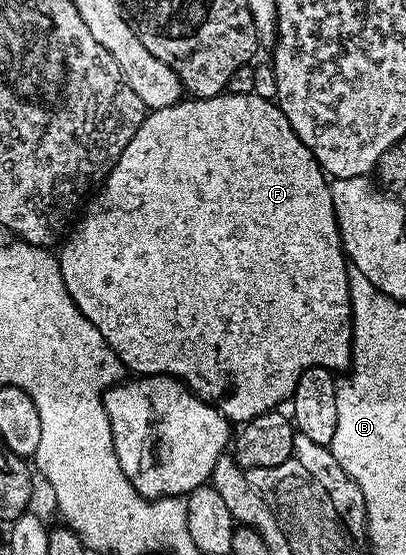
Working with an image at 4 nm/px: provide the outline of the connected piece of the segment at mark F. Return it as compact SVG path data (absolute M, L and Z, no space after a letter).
M221 93L209 99L188 97L169 107L149 110L138 133L134 133L130 145L122 149L122 157L118 157L114 169L95 192L94 198L96 200L92 204L87 204L89 207L84 220L75 224L76 232L74 227L59 248L60 272L78 309L96 326L98 333L102 333L112 352L129 372L137 371L144 375L140 377L175 377L187 384L201 399L215 401L214 406L228 418L229 424L247 425L258 416L279 408L276 406L283 399L284 402L291 400L298 377L306 369L327 367L333 373L344 373L351 368L350 263L340 243L330 179L311 147L300 140L298 133L294 133L290 121L286 121L282 109L273 100L255 94Z

